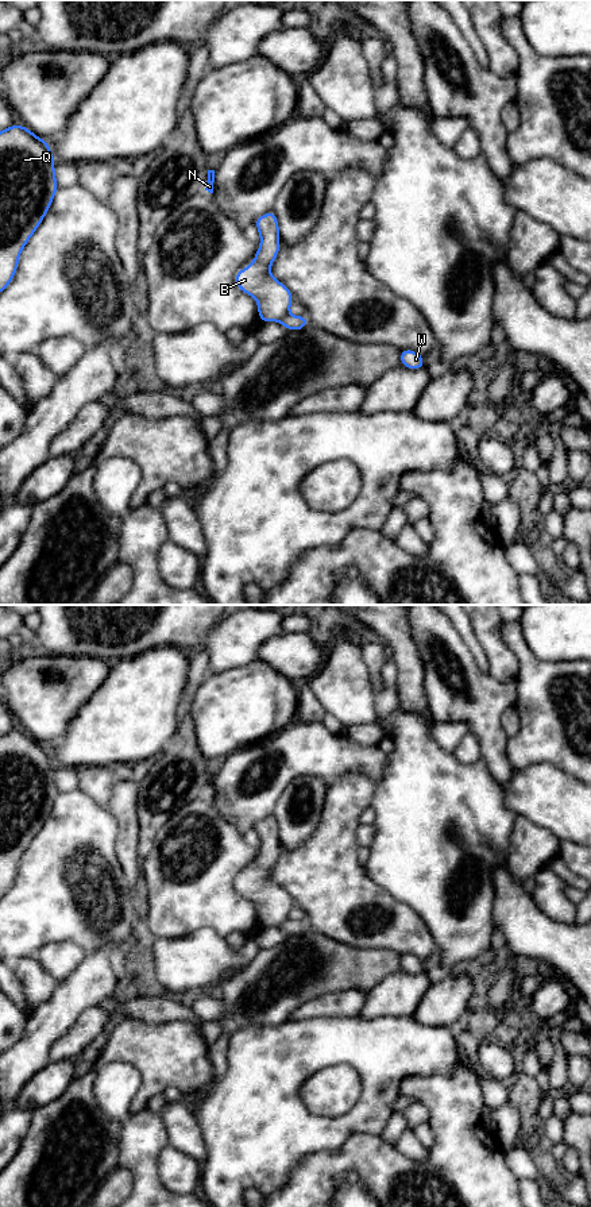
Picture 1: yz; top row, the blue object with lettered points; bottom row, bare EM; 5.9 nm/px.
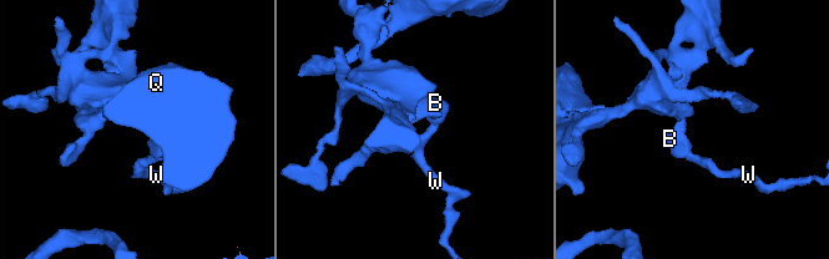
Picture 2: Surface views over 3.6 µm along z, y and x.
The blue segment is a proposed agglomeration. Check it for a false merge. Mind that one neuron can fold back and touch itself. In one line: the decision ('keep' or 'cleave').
cleave

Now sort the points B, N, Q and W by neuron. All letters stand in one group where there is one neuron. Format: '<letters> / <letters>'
B N Q / W

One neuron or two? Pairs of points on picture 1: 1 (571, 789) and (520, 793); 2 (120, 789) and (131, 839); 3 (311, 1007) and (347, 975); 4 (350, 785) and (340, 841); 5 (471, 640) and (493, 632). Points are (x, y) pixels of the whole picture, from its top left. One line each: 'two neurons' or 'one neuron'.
1: one neuron
2: one neuron
3: two neurons
4: one neuron
5: two neurons

